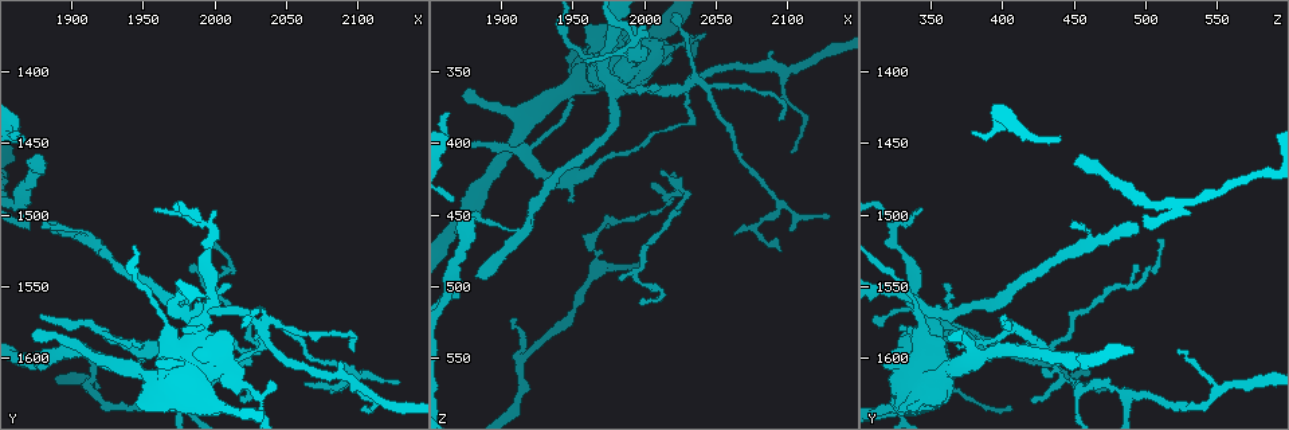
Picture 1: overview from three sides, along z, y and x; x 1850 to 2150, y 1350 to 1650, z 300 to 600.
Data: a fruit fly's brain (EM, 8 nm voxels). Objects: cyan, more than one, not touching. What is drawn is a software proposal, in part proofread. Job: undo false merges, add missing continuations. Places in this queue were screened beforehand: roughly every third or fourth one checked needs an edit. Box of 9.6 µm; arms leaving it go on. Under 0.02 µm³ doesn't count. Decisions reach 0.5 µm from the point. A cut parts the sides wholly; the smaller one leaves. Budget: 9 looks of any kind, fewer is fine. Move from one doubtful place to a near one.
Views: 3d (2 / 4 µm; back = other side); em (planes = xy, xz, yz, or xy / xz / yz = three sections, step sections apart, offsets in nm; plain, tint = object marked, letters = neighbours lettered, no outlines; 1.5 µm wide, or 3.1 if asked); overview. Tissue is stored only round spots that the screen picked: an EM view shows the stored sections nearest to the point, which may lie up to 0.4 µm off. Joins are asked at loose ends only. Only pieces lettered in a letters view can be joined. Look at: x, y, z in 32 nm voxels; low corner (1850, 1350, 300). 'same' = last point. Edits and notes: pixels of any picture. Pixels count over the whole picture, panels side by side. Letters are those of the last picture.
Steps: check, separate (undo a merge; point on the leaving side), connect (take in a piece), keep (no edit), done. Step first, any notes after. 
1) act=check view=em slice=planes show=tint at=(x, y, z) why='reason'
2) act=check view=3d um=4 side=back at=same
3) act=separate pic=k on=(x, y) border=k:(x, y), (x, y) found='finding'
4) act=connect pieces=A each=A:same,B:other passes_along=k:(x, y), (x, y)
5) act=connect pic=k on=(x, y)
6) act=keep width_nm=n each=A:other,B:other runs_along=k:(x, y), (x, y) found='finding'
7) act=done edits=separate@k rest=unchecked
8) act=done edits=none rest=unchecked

act=check view=3d um=4 side=back at=(1882, 1504, 492) why='branch stops here'

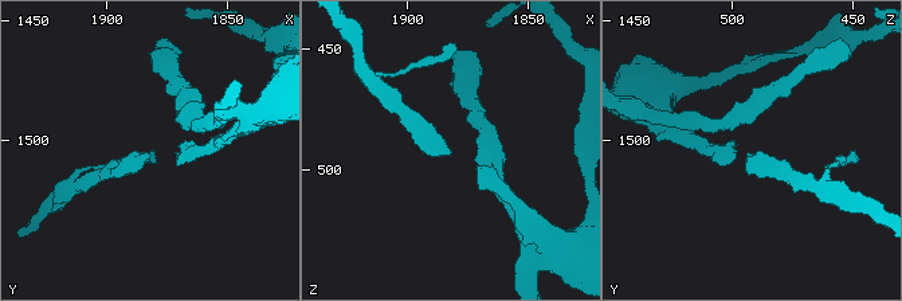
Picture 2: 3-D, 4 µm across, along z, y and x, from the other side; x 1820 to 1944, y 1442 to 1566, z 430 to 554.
act=check view=em slice=xy step=4 show=letters at=(1881, 1504, 494)

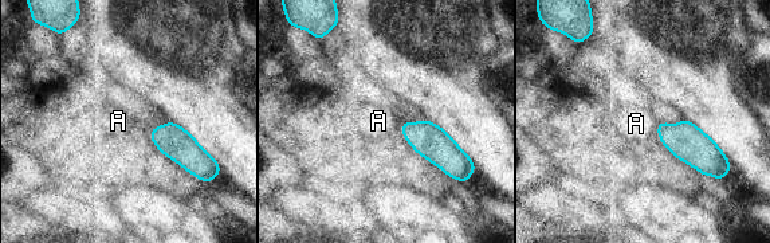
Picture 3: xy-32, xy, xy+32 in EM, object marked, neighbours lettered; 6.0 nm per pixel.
act=connect pieces=A longest_contact=A:140nm each=A:same passes_along=3:(686, 141), (659, 133), (636, 124) found='the neuron continues'

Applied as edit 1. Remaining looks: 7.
act=check view=em slice=xy step=8 show=tint at=(2024, 1596, 434) why='sharp bend'

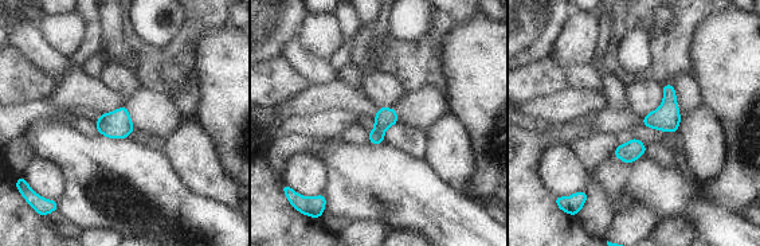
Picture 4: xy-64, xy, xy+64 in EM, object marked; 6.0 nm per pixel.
act=check view=em slice=planes show=tint at=same why='another direction'

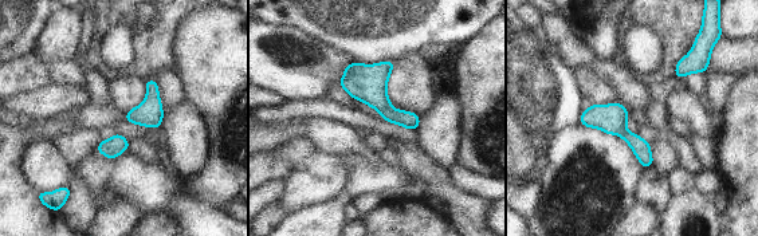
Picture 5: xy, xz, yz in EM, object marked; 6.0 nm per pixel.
act=check view=em slice=planes show=letters at=same

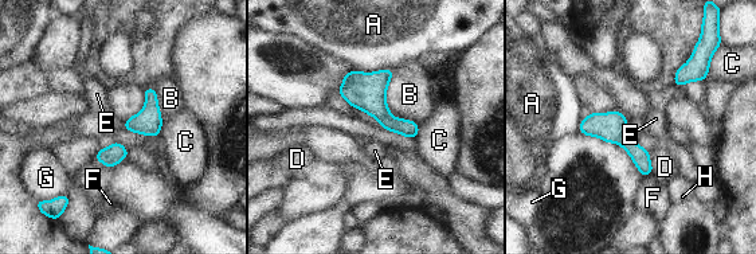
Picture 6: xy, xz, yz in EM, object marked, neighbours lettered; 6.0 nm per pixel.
act=keep width_nm=140 each=A:other,B:other,C:other,D:other,E:other,F:other,G:other,H:other border=6:(394, 71), (386, 96), (390, 112) found='continuous, no second neuron'

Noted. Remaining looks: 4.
act=check view=em slice=xz step=4 show=letters at=(2062, 1620, 462) why='branch stops here'

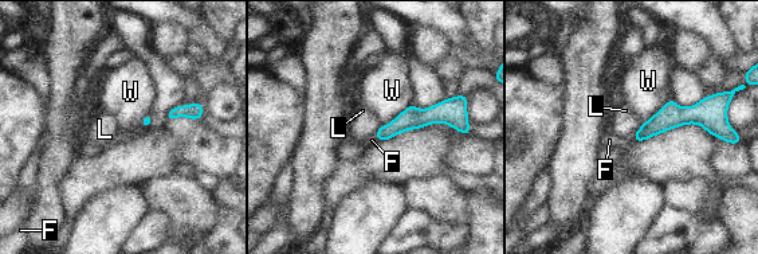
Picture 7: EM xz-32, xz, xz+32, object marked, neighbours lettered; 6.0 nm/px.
act=connect pieces=F width_nm=90 each=F:same,L:other,W:other passes_along=7:(670, 116), (635, 139), (609, 140) found='it goes on there'

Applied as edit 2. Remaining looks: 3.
act=check view=overview why='redraw'

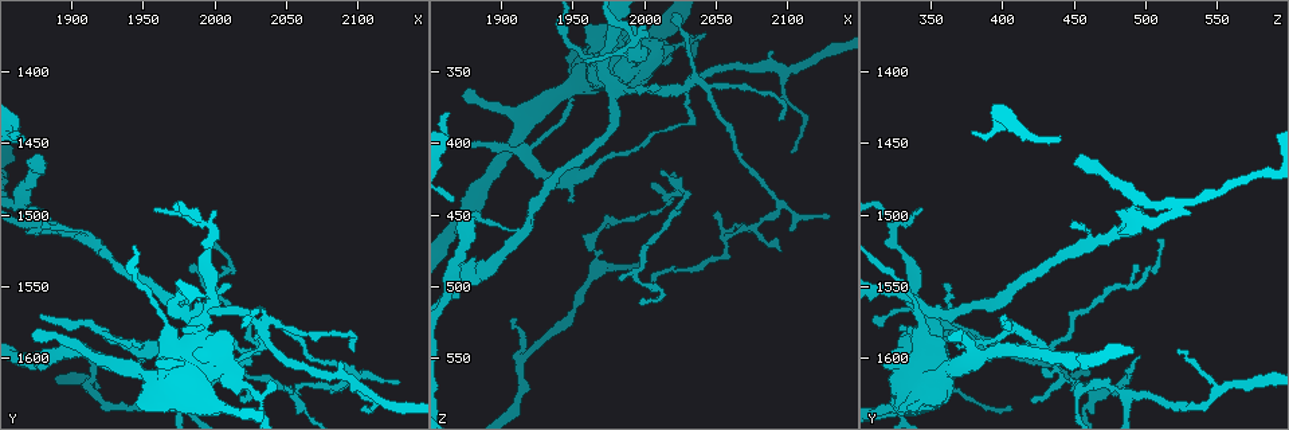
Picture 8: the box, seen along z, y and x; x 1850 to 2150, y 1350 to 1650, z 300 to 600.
act=check view=em slice=planes show=letters at=(2102, 1634, 408) why='tapers out'

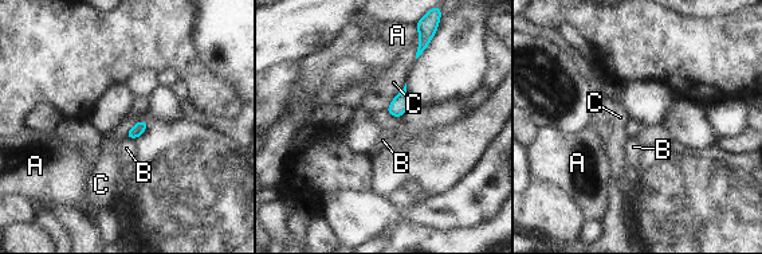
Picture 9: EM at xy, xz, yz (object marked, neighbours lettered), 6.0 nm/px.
act=keep longest_contact=C:200nm each=A:other,B:other,C:other found='no lettered piece goes on from it'

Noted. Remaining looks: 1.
act=done edits=connect@3,connect@7 rest=unchecked

